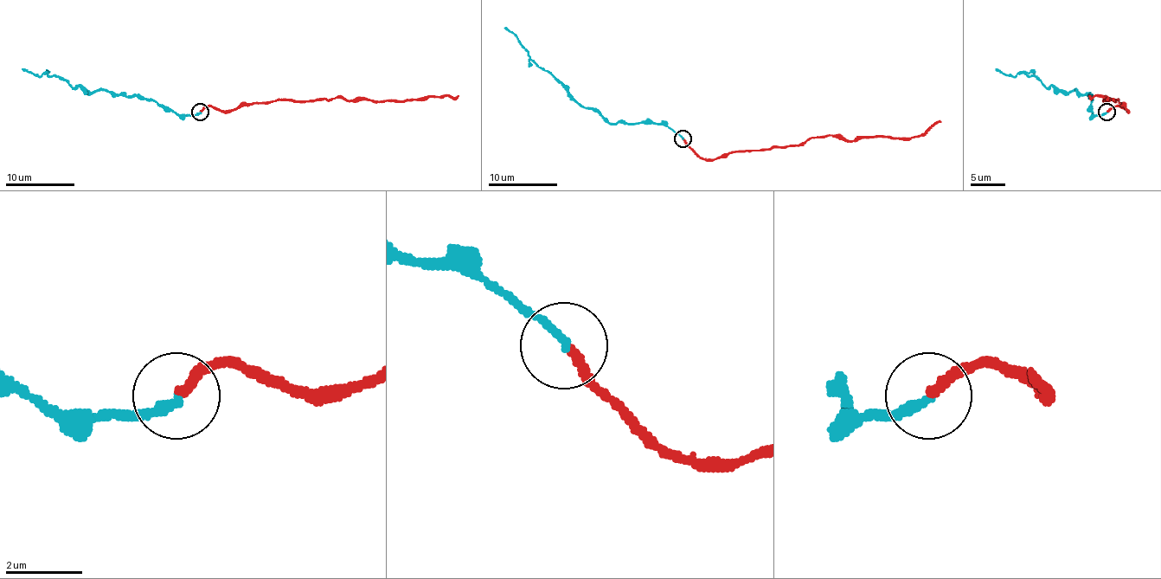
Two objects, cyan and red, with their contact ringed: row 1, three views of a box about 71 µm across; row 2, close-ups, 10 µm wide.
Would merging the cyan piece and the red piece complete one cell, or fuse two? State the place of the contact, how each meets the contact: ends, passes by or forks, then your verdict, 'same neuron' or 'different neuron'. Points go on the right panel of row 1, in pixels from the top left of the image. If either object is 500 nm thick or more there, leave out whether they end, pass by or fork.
place (1106, 112); cyan ends; red ends; different neuron

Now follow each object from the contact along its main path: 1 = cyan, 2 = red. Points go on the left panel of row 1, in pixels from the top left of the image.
1: (201, 111), (180, 114), (154, 100), (109, 91), (85, 93), (57, 77), (36, 77), (22, 68)
2: (201, 111), (208, 106), (237, 109), (250, 102), (336, 97), (392, 100), (458, 95)

